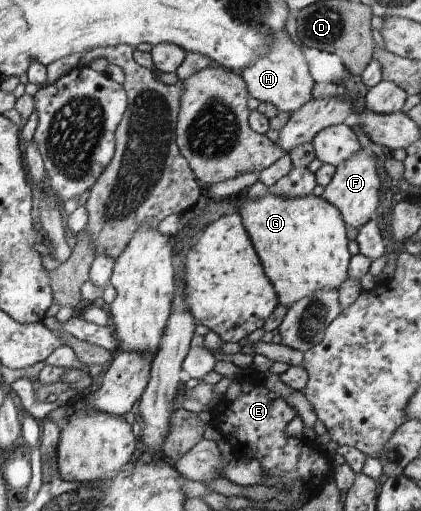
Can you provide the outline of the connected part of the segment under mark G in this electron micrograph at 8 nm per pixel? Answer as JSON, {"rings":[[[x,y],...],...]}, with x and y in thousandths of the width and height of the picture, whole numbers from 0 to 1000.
{"rings":[[[639,370],[629,384],[606,391],[575,380],[565,395],[565,415],[665,597],[689,605],[694,595],[753,569],[805,568],[829,544],[827,523],[836,499],[827,491],[829,470],[815,425],[789,399],[772,395],[762,386],[684,389],[656,386]]]}

